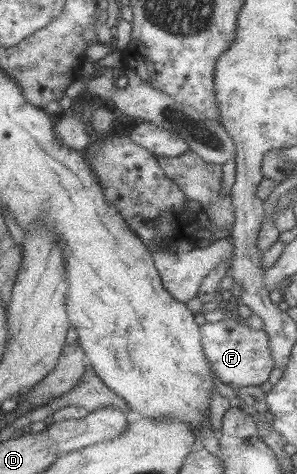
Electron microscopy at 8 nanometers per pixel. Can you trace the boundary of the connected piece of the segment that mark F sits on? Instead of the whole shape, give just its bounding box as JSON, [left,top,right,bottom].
[200,314,274,390]

